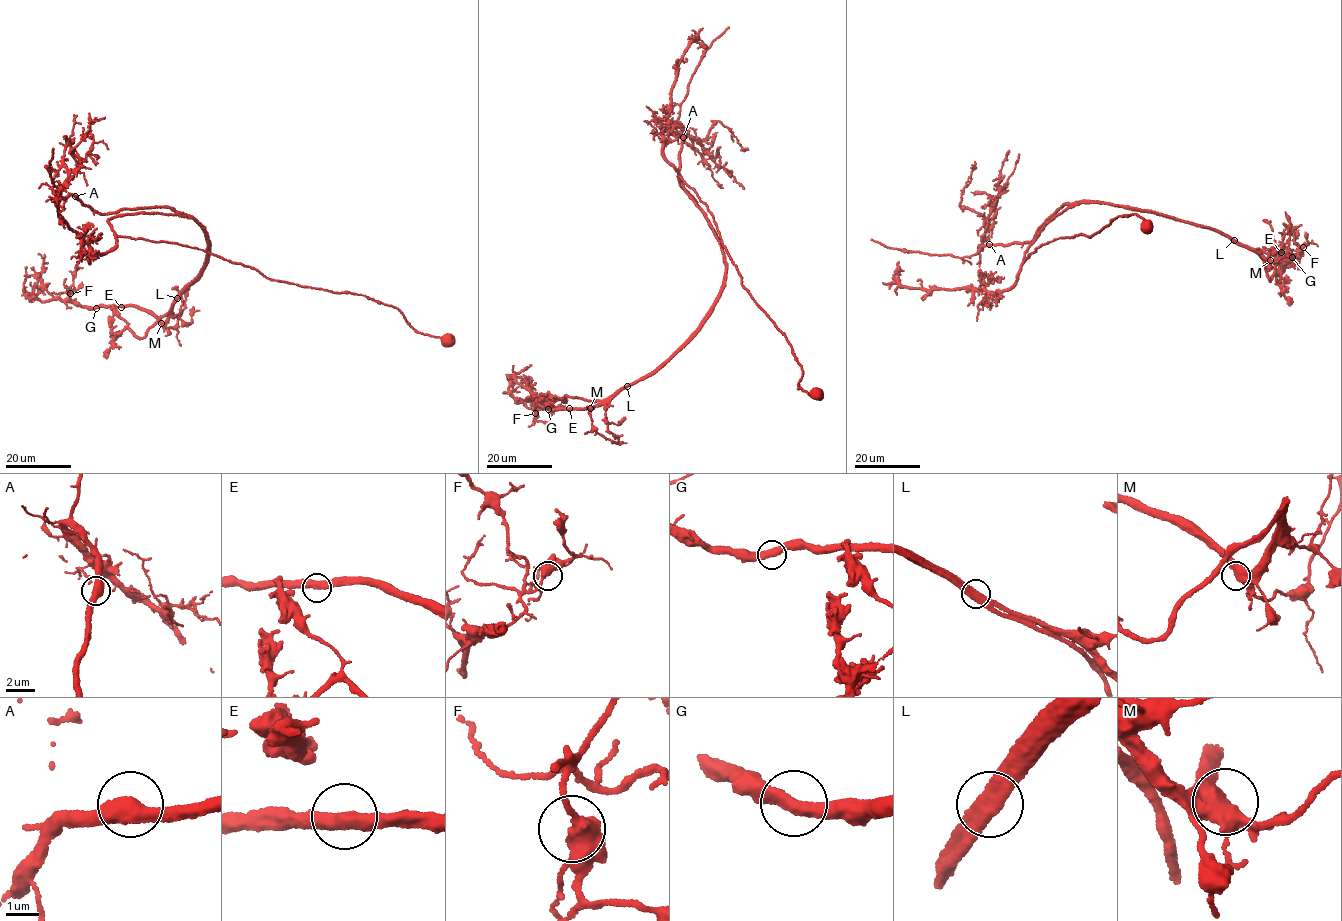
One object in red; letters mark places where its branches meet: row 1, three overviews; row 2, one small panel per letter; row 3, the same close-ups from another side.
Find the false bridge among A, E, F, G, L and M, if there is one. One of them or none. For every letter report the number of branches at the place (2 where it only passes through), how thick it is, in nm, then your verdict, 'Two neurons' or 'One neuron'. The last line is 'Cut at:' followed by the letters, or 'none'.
A: Branches: 2. Thickness 500 nm. One neuron
E: Branches: 2. Thickness 460 nm. One neuron
F: Branches: 2. Thickness 480 nm. One neuron
G: Branches: 2. Thickness 440 nm. One neuron
L: Branches: 2. Thickness 480 nm. Two neurons
M: Branches: 2. Thickness 550 nm. One neuron
Cut at: L

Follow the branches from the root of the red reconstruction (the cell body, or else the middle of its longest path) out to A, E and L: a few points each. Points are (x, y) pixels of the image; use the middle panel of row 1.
A: (815, 393), (799, 389), (791, 344), (680, 176), (725, 263), (681, 186), (683, 137)
E: (815, 393), (799, 389), (791, 344), (680, 176), (725, 264), (712, 312), (653, 372), (569, 408)
L: (815, 393), (799, 389), (791, 344), (680, 176), (720, 245), (723, 285), (695, 333), (627, 386)

